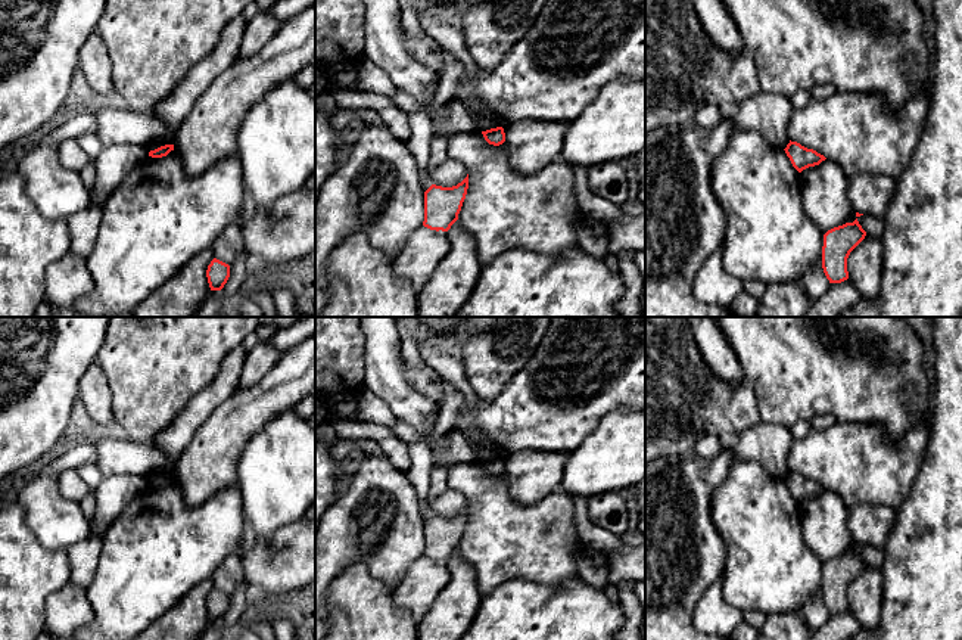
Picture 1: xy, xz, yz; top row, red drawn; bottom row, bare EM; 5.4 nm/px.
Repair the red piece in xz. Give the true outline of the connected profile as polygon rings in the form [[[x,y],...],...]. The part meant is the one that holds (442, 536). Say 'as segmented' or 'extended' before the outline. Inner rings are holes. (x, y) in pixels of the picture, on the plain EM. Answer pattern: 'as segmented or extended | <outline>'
as segmented | [[[468,504],[461,513],[452,518],[432,515],[424,522],[423,556],[436,562],[448,562],[451,556],[458,550],[467,519]]]

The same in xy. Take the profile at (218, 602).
as segmented | [[[214,588],[206,600],[211,621],[221,621],[230,608],[230,596]]]

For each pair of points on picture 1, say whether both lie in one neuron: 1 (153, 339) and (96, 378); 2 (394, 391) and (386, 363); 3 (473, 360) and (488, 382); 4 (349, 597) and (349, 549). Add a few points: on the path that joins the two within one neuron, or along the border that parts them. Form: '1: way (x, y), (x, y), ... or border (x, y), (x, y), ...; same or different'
1: border (96, 360), (108, 382), (112, 407); different
2: way (391, 384), (386, 379), (386, 370); same
3: way (479, 366), (488, 376); same
4: border (380, 581), (363, 564), (351, 564), (330, 584); different

